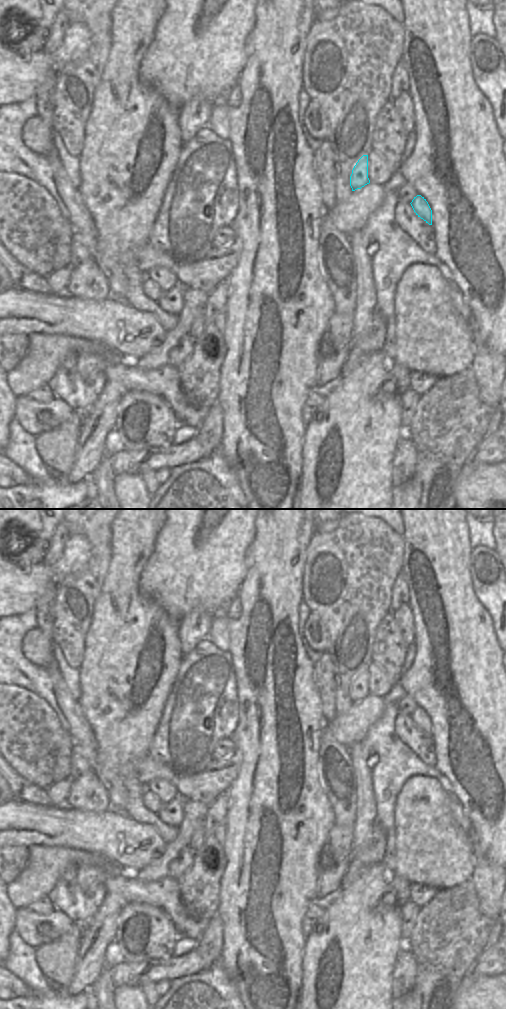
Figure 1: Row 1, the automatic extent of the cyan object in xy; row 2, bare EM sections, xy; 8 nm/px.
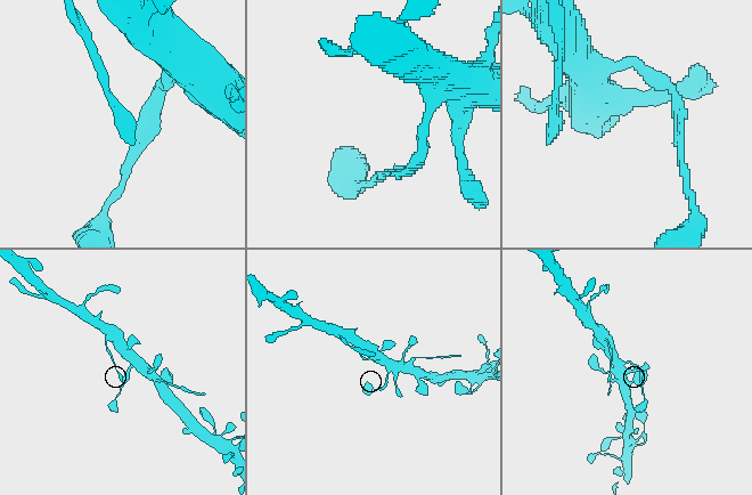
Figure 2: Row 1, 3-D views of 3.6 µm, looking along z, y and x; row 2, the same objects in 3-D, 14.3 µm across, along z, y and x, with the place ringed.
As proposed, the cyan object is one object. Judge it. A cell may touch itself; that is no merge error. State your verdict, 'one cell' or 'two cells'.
one cell

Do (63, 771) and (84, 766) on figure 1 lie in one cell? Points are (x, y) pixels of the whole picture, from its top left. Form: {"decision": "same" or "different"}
{"decision": "different"}

